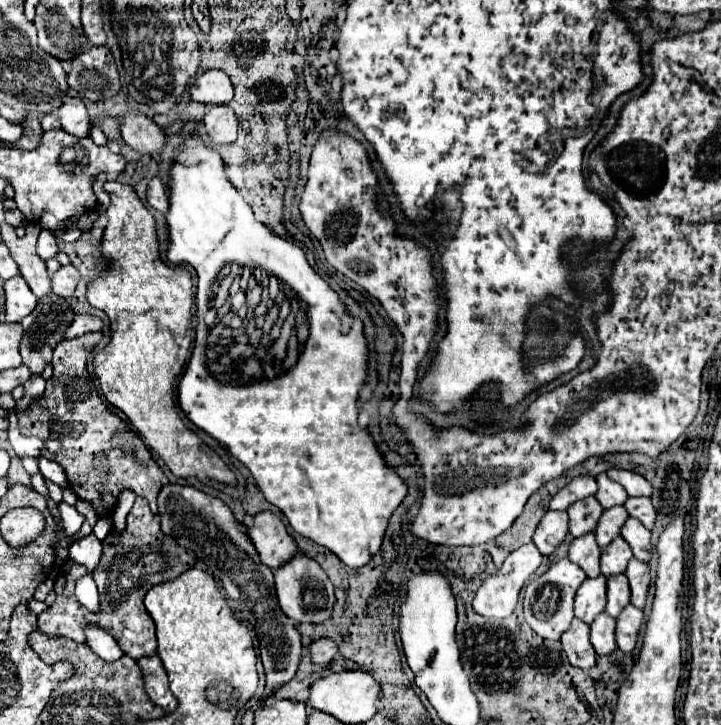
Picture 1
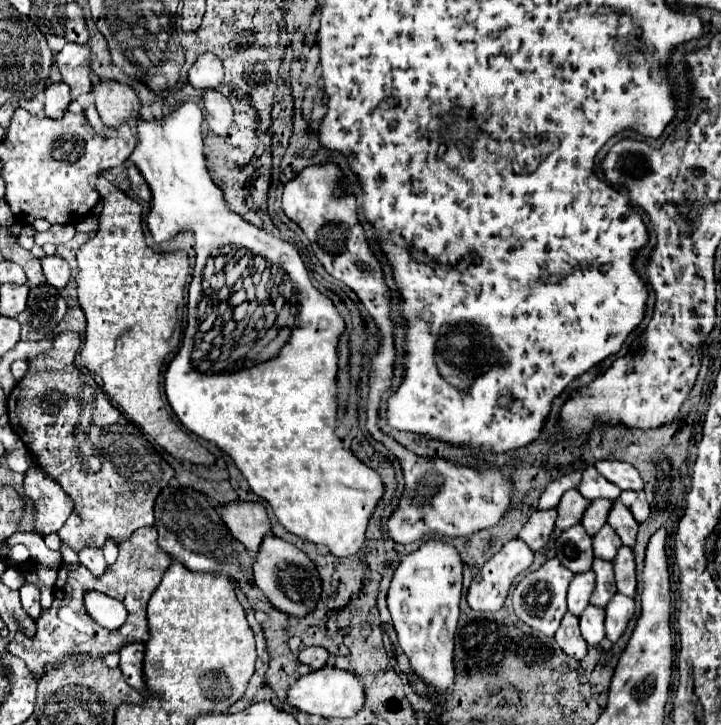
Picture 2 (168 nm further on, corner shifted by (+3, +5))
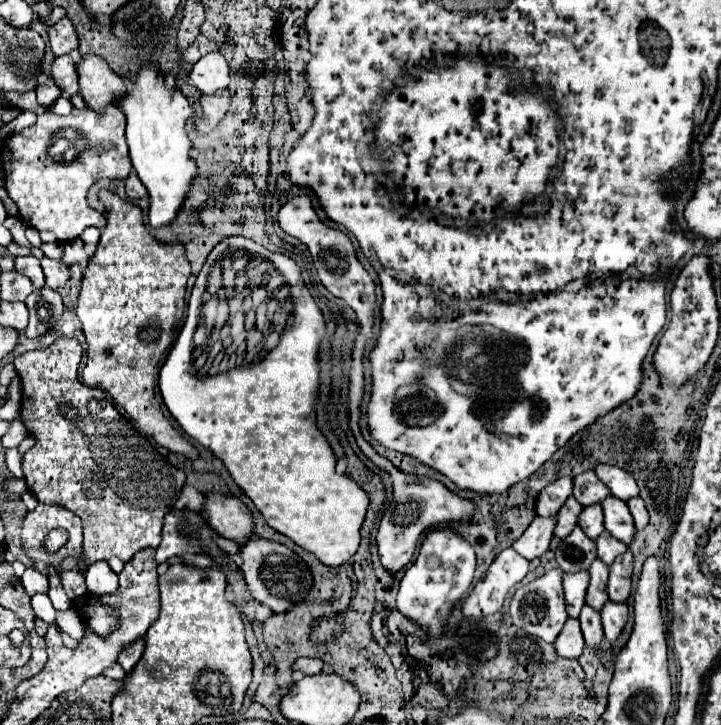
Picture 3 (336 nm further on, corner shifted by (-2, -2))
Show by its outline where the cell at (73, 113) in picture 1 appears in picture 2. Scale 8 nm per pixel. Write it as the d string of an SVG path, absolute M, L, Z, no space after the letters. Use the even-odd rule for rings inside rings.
M49 83L45 87L45 115L47 117L59 117L59 113L65 113L69 105L69 87L61 83Z

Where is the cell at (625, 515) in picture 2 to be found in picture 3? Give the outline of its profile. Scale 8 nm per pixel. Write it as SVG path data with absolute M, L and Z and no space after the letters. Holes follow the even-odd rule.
M608 496L602 502L604 508L604 526L606 530L618 538L620 542L624 542L626 546L632 542L634 534L636 534L636 526L632 524L632 516L628 512L628 506L624 500L618 500L614 496Z

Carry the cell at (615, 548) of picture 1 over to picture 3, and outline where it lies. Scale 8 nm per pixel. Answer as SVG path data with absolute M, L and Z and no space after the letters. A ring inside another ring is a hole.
M602 532L598 538L596 538L596 544L598 544L598 558L604 562L604 564L612 564L620 554L624 554L628 550L628 546L624 546L620 540L616 540L612 534L608 532Z

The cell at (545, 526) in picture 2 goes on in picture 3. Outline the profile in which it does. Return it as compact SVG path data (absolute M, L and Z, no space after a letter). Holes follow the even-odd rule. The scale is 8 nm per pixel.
M536 516L532 520L532 524L528 526L528 530L512 544L512 548L528 560L534 560L534 558L542 556L550 546L554 526L556 526L556 518Z

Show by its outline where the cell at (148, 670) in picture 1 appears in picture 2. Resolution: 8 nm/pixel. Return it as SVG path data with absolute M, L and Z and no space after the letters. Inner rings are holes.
M129 643L119 651L121 657L119 667L123 671L123 677L141 695L147 693L147 685L143 681L143 651L145 651L143 643Z

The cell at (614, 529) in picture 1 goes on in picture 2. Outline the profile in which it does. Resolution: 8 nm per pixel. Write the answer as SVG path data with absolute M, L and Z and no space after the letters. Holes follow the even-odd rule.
M607 499L591 501L591 505L587 507L587 511L583 513L583 519L581 519L581 525L585 527L585 531L589 535L595 535L607 523L607 509L609 507L611 507L611 501L607 501Z

